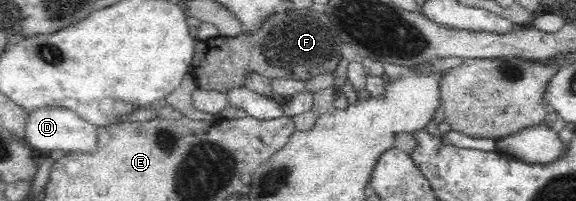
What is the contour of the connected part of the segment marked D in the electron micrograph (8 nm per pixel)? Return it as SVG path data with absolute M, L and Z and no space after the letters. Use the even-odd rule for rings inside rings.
M44 105L34 107L27 112L23 136L27 145L36 153L42 155L51 150L70 151L91 151L96 142L96 125L80 118L80 115L60 105Z

